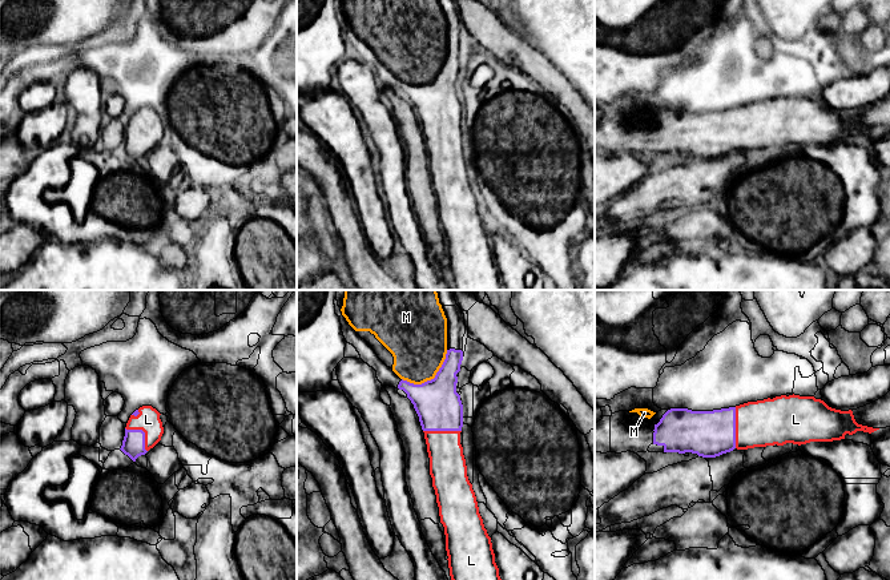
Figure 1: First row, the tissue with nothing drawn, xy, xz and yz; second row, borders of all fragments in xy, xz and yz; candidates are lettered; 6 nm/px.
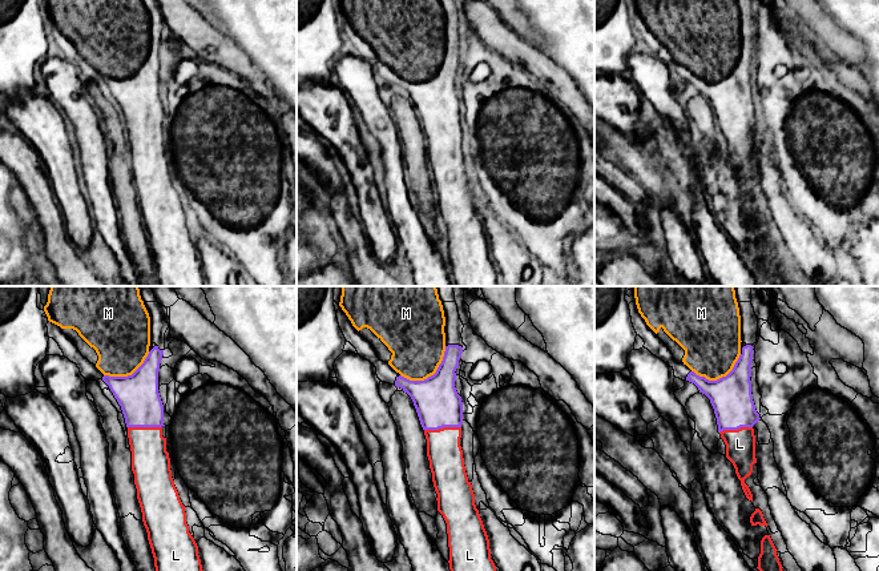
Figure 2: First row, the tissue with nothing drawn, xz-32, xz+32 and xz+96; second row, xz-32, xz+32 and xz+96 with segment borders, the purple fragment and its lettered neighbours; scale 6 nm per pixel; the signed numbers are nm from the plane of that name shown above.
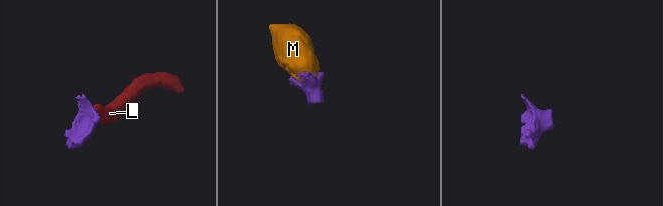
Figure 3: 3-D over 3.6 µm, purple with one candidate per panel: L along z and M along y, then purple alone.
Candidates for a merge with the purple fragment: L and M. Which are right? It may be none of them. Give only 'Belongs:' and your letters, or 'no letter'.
Belongs: L, M

